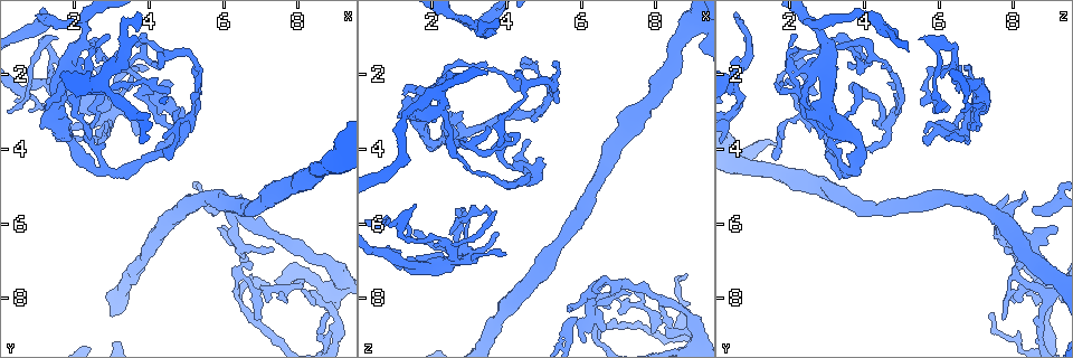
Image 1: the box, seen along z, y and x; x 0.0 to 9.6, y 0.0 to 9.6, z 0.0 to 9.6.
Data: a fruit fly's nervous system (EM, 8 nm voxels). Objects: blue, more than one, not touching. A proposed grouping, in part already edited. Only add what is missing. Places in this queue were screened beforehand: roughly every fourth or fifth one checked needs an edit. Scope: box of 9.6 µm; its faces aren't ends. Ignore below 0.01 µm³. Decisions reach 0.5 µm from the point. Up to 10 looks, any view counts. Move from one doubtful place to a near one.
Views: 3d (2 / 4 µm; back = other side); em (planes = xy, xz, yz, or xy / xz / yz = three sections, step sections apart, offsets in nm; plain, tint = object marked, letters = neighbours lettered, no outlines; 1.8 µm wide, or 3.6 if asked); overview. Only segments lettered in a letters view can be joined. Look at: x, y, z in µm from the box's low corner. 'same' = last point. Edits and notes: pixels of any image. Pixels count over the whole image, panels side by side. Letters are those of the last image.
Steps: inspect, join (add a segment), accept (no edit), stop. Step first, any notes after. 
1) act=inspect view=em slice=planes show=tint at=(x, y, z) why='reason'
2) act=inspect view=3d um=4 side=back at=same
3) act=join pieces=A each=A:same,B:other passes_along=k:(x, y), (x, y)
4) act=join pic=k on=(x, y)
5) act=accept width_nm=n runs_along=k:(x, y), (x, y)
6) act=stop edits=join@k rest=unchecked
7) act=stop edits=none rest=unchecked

act=inspect view=em slice=planes show=letters at=(3.75, 1.10, 3.35) why='three-way junction'

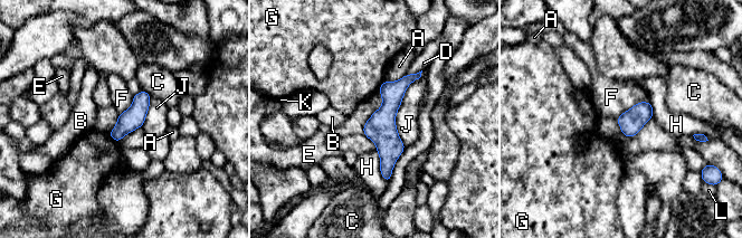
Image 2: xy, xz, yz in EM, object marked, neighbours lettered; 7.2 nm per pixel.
act=accept each=A:other,B:other,C:other,D:other,E:other,F:other,G:other,H:other,J:other,K:other,L:other found='no lettered segment goes on from it'

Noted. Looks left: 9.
act=inspect view=em slice=planes show=letters at=(0.70, 2.45, 6.70) why='abrupt turn'

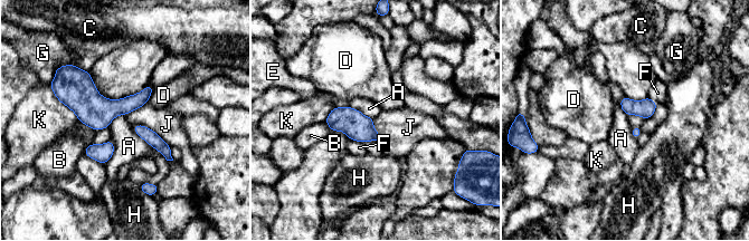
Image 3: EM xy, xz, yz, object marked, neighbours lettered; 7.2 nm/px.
act=accept each=A:other,B:other,C:other,D:other,E:other,F:other,G:other,H:other,J:other,K:other border=3:(132, 125), (132, 128), (167, 160) found='no lettered segment goes on from it'

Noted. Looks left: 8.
act=inspect view=em slice=planes show=letters at=(6.80, 7.20, 8.20) why='thin end'

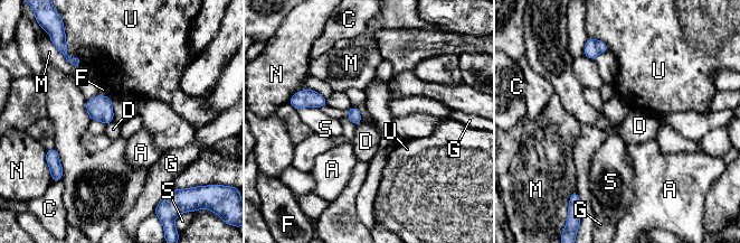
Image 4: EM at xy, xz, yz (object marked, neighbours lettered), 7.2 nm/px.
act=accept each=A:other,C:other,D:other,F:other,G:other,M:other,N:other,S:other,U:other border=4:(362, 118), (357, 125) found='none of them fits'

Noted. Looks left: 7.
act=inspect view=em slice=planes show=letters at=(5.20, 2.40, 1.70) why='tapers out'

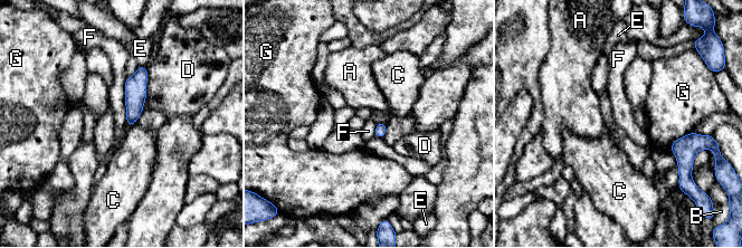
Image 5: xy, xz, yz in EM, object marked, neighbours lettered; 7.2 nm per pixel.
act=accept longest_contact=F:320nm each=A:other,B:other,C:other,D:other,E:other,F:other,G:other border=5:(127, 77), (124, 84), (125, 122) found='no lettered segment goes on from it'

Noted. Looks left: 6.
act=stop edits=none rest=unchecked

